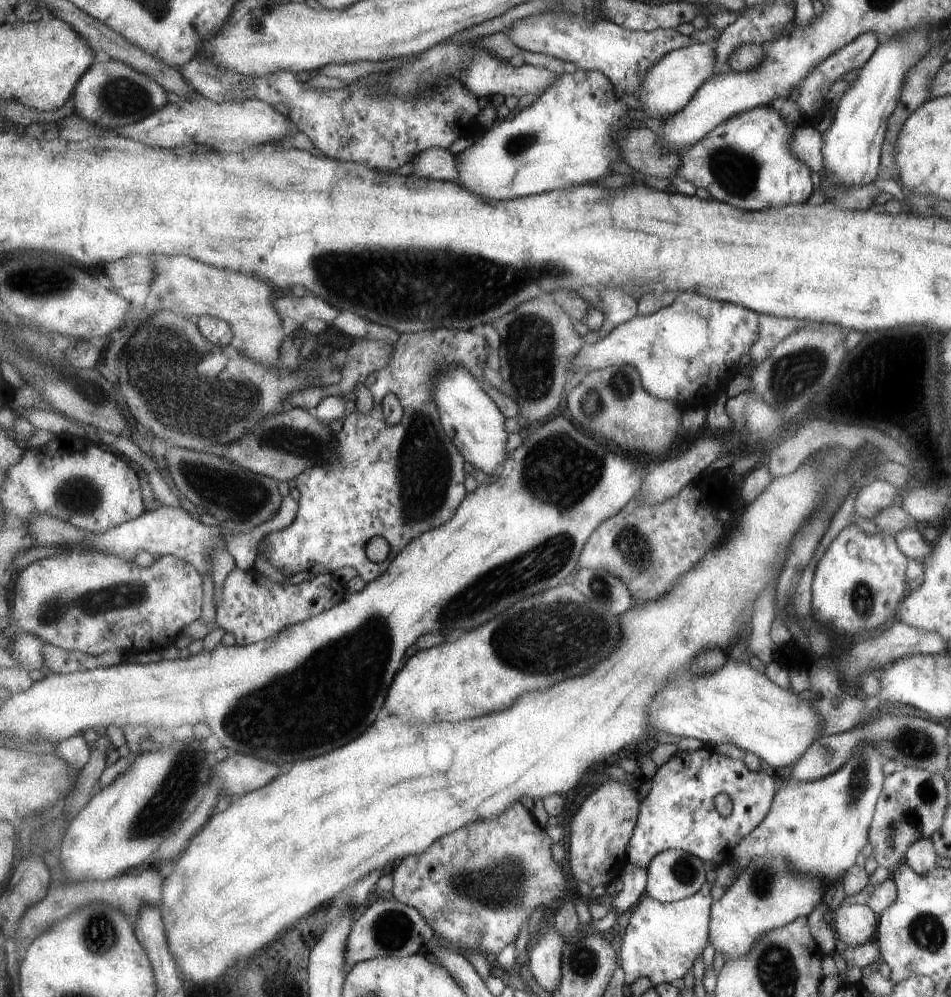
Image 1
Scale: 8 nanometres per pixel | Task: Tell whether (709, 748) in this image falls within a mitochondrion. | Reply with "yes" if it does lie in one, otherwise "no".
no

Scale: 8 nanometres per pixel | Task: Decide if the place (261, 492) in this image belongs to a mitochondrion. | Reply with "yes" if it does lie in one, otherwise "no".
yes

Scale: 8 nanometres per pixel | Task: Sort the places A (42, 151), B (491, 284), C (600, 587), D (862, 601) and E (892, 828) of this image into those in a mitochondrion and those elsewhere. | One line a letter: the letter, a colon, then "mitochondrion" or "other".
A: other
B: mitochondrion
C: mitochondrion
D: mitochondrion
E: mitochondrion

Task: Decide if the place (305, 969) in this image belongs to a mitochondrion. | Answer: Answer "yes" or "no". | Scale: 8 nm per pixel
no

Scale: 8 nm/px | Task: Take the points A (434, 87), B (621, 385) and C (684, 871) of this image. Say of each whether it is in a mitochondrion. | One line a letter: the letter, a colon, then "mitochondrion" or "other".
A: other
B: mitochondrion
C: mitochondrion

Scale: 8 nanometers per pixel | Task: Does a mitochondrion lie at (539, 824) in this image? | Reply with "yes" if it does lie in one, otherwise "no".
no

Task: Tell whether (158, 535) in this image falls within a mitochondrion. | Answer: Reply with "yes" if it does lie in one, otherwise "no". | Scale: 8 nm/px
no

